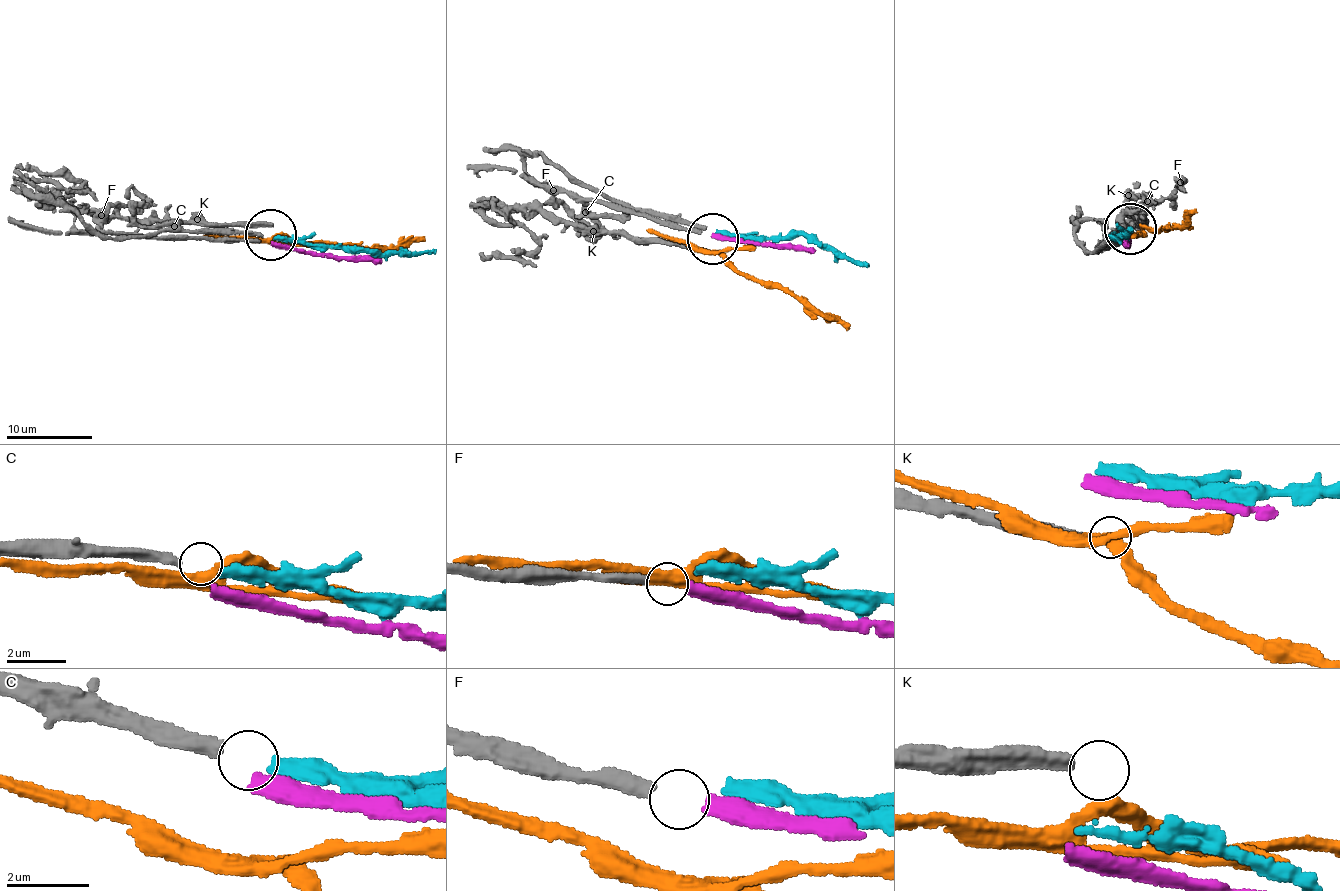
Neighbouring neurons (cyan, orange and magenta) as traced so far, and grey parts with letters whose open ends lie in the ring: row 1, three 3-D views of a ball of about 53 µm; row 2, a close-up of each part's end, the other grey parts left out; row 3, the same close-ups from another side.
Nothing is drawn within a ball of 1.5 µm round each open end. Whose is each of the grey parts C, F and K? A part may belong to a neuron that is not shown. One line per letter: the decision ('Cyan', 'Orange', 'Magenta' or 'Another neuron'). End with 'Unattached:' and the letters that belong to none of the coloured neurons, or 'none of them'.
C: Cyan
F: Magenta
K: Another neuron
Unattached: K

